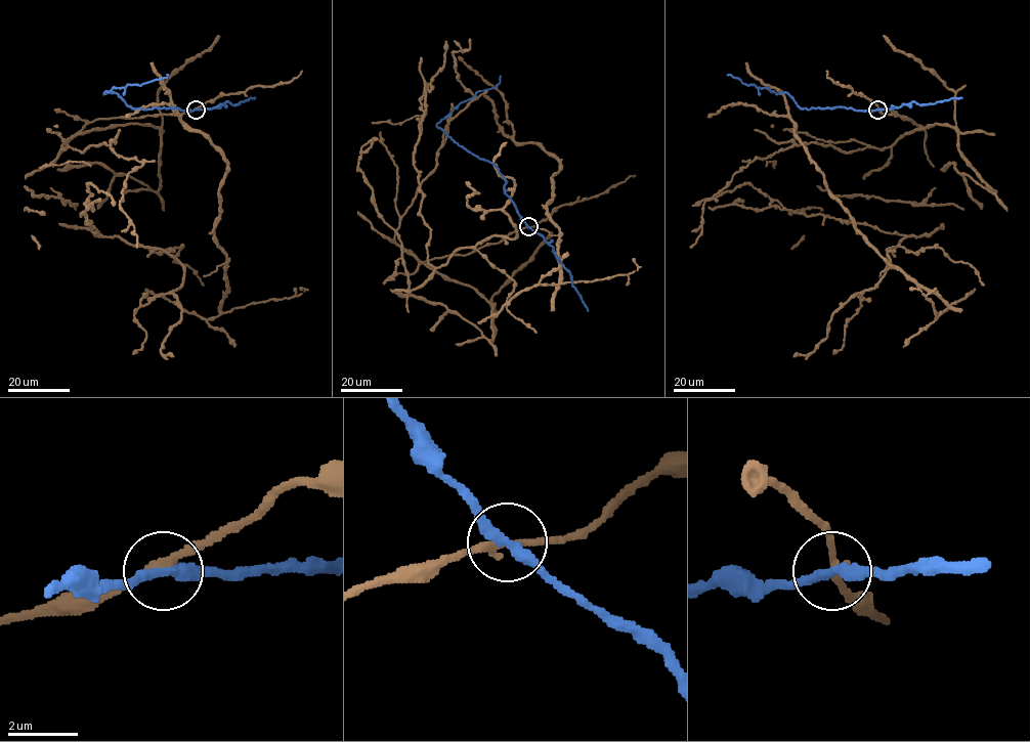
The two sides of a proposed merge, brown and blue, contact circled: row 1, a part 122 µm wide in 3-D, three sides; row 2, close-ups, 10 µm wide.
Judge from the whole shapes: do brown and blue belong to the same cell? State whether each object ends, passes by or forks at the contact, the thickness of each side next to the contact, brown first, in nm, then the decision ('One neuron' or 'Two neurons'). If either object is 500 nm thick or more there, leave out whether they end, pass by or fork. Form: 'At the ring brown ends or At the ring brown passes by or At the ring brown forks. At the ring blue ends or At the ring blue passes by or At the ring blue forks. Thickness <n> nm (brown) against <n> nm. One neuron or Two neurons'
At the ring brown passes by. At the ring blue passes by. Thickness 200 nm (brown) against 320 nm. Two neurons

